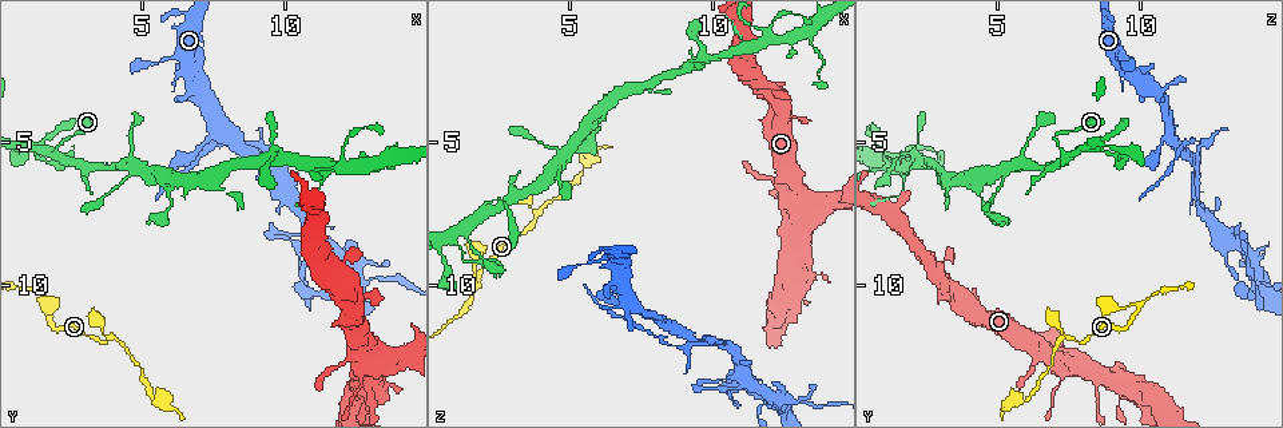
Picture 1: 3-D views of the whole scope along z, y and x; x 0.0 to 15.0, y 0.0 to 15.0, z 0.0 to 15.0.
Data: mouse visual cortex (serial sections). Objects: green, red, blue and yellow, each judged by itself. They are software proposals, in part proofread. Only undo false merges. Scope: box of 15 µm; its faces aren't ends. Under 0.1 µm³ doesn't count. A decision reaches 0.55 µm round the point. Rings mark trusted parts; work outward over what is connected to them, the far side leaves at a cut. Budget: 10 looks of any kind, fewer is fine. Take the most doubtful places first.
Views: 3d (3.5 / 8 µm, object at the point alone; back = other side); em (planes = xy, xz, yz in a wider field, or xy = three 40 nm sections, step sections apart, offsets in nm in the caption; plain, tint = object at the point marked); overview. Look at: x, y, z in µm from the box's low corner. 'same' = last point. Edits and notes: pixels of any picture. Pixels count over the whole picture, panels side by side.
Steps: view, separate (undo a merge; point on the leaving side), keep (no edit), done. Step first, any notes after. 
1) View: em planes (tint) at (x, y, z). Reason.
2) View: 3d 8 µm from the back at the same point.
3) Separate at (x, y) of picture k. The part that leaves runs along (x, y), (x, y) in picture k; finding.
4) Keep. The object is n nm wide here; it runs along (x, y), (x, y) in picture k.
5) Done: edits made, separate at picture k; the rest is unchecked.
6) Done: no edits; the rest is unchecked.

View: 3d 3.5 µm at (9.1, 5.5, 11.8). Three-way junction.

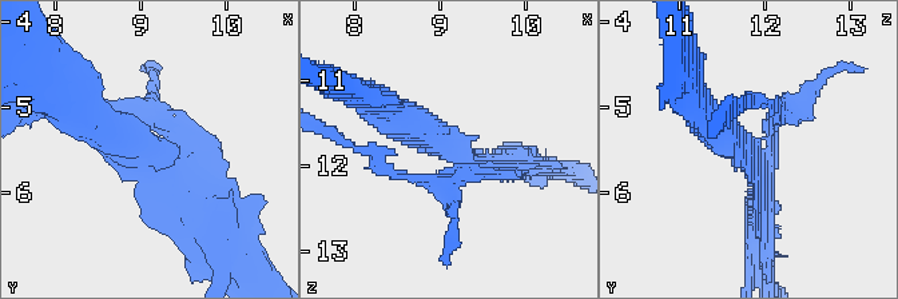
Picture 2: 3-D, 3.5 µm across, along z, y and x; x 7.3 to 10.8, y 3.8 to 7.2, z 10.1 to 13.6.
View: em xy step 1 (tint) at (9.10, 5.50, 11.75). Need the tissue.

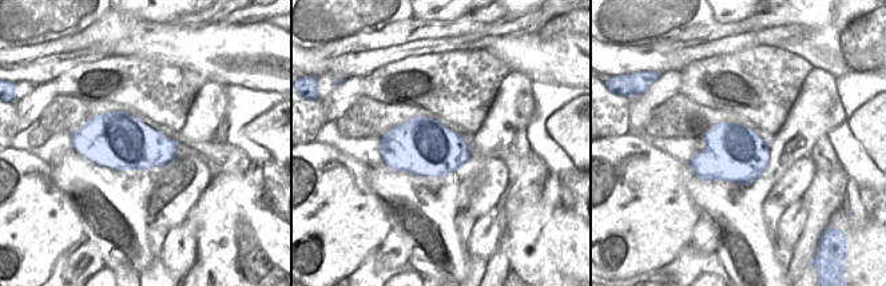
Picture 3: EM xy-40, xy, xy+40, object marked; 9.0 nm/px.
Keep. The object is 550 nm wide here; it runs along (75, 108), (140, 144), (202, 214) in picture 2; one cell here.

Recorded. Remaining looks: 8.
View: 3d 3.5 µm from the back at (1.8, 10.9, 9.9). Two arms in line, one across.

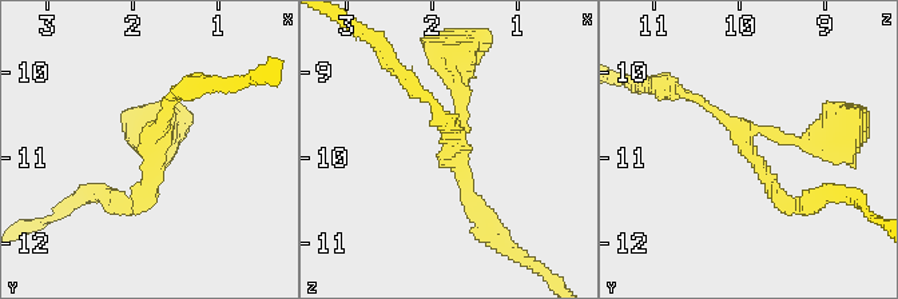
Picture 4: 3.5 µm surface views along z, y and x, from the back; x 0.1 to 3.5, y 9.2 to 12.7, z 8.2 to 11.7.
View: em xy step 3 (tint) at (1.85, 10.90, 9.85). 3 arms meet here; the arms are 150, 150, 200 nm wide.

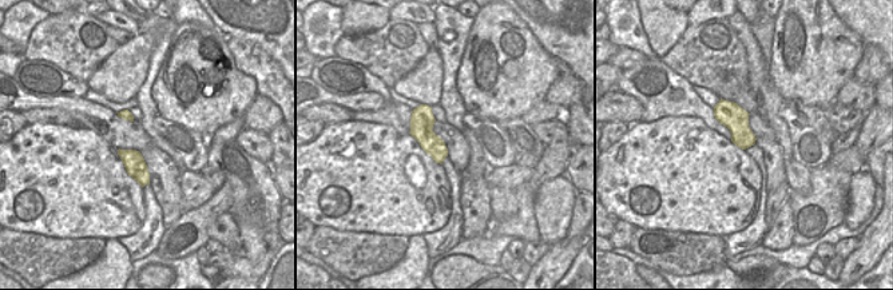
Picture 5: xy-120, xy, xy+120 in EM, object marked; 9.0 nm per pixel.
Keep. One cell here.

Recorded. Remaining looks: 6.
View: 3d 3.5 µm at (3.8, 11.9, 7.5). Thick turns thin.

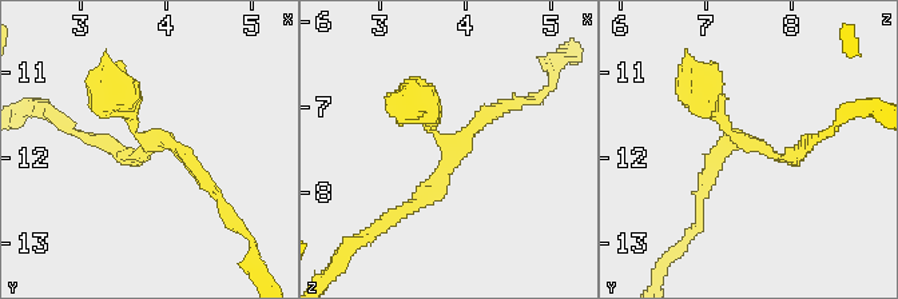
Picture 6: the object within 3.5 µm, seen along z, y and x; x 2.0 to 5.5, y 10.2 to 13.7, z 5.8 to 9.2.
Keep. The arms are 200, 200, 250 nm wide; it runs along (409, 207), (441, 187), (467, 132), (512, 104) in picture 6; continuous, no second cell.

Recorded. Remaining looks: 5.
View: 3d 3.5 µm at (11.1, 8.6, 13.6).

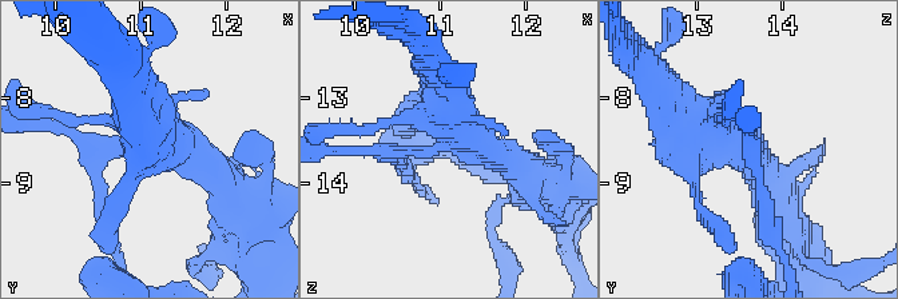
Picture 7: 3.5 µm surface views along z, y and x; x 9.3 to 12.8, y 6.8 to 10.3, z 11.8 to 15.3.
View: em xy step 2 (tint) at (11.05, 8.60, 13.55). Need the tissue.

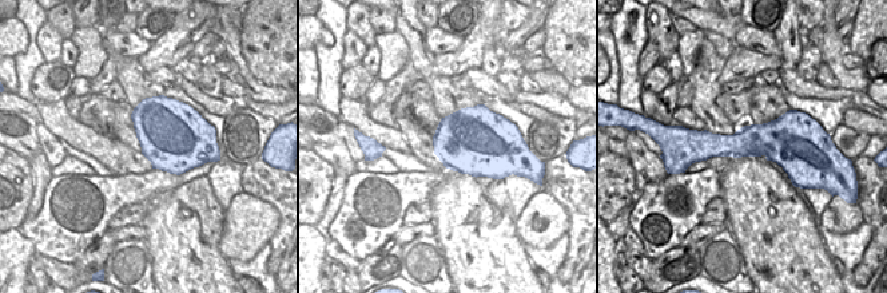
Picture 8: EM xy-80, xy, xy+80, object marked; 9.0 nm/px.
Keep. It runs along (429, 66), (449, 120), (528, 175) in picture 7; one cell here.

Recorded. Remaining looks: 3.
Done: no edits; the rest is unchecked.

